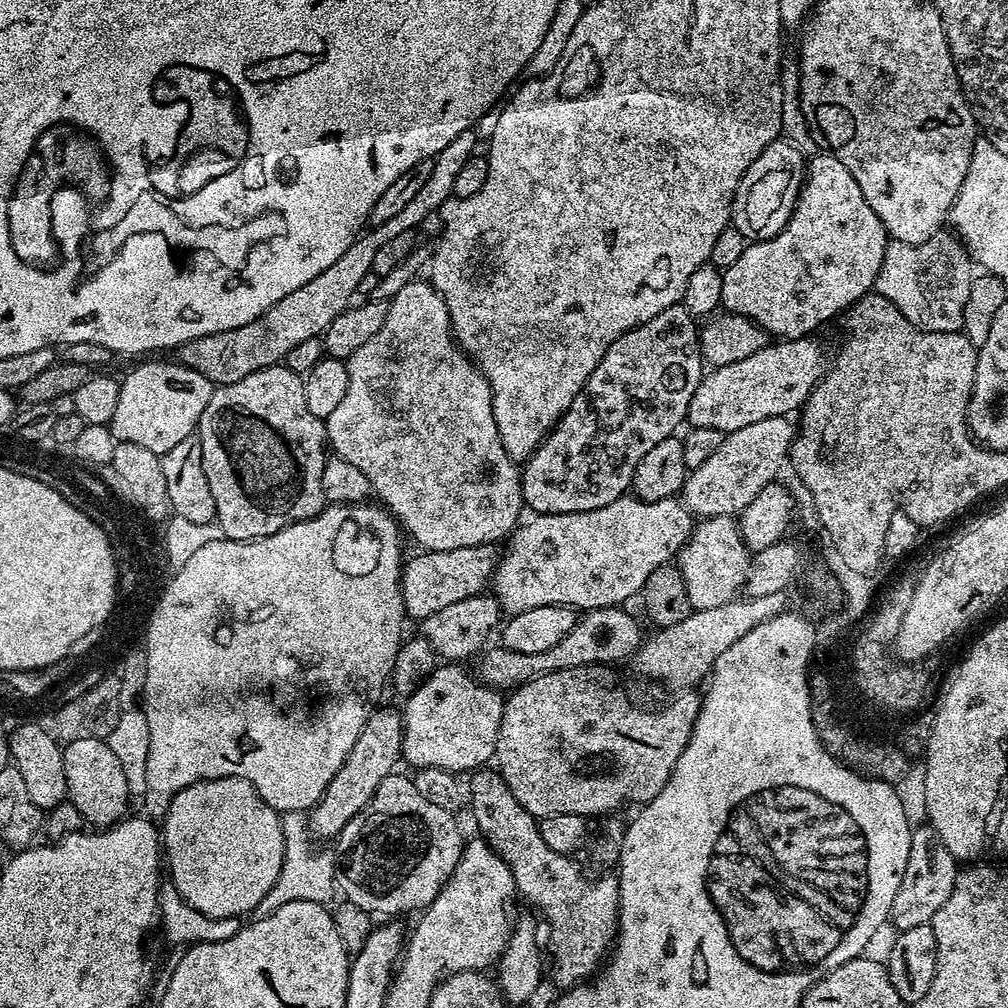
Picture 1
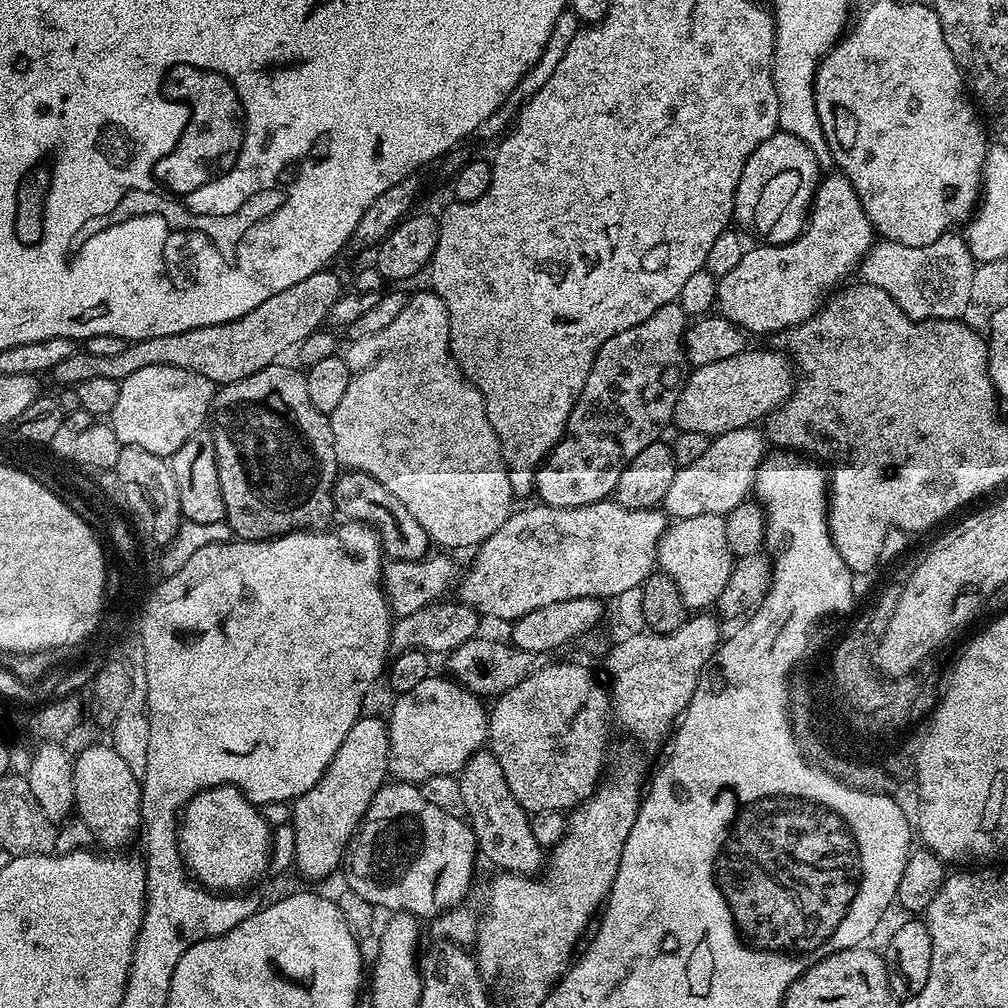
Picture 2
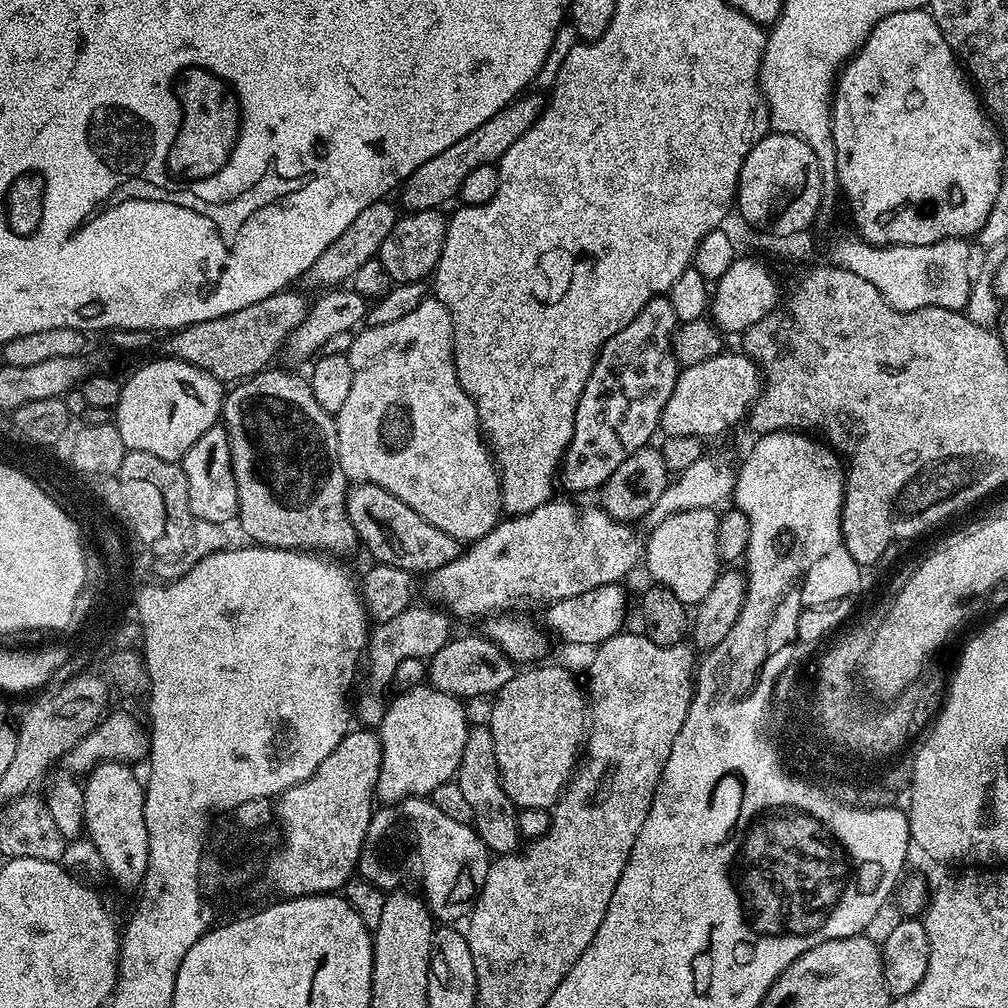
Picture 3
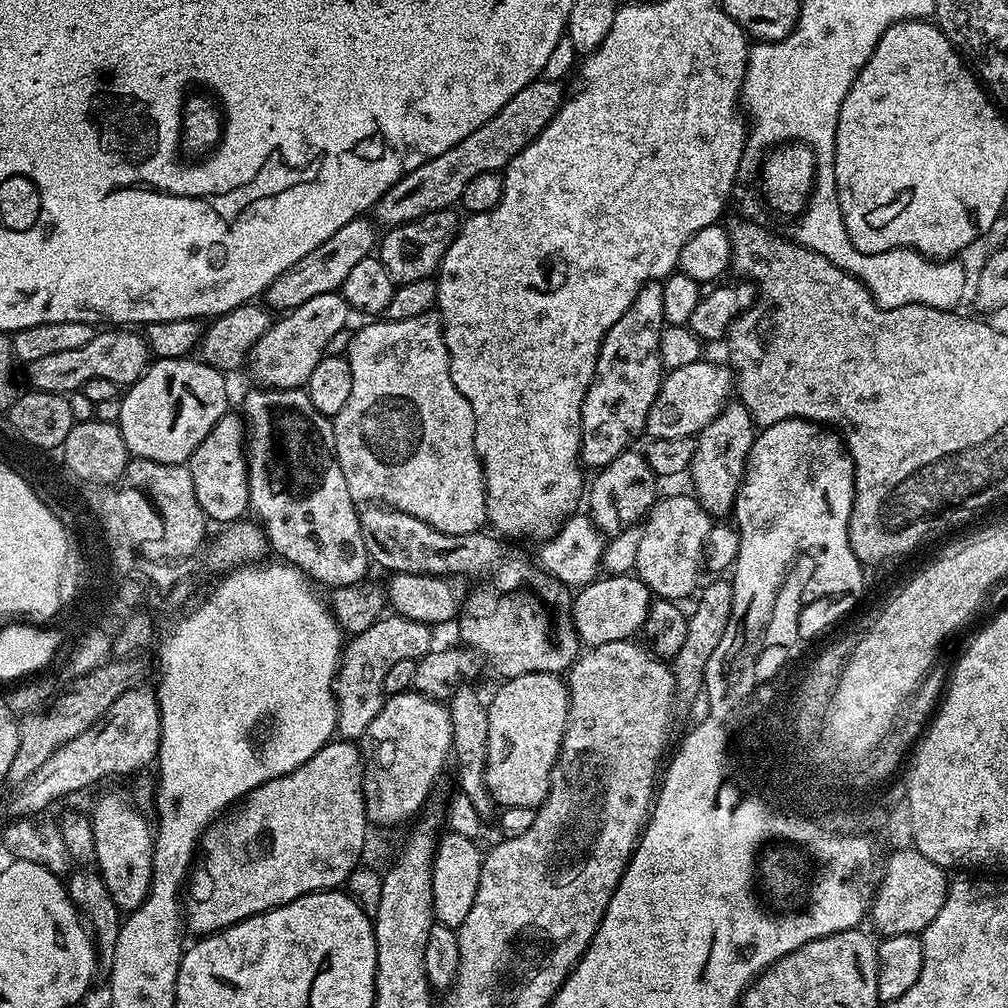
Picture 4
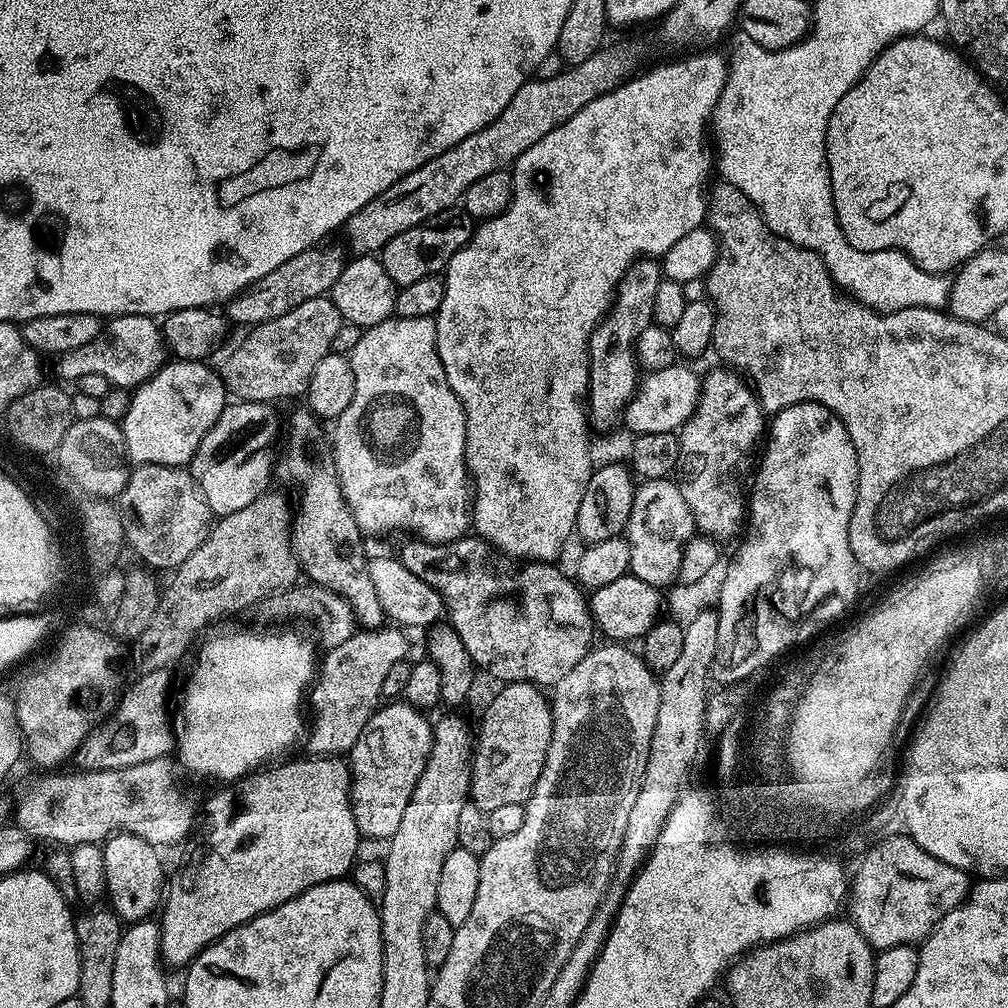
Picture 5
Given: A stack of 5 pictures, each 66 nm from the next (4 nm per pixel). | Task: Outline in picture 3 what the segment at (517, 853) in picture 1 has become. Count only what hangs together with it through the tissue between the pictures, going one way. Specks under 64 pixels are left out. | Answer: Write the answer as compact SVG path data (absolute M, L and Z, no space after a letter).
M469 727L466 746L462 746L462 758L454 782L462 790L466 803L470 805L471 825L488 847L489 853L507 854L517 851L522 837L516 821L517 805L500 779L500 767L496 761L497 751L498 740L492 735L491 727Z

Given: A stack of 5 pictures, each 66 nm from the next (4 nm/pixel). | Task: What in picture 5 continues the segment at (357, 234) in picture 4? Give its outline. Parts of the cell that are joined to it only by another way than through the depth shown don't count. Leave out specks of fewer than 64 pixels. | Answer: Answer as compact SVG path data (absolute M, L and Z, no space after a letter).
M321 242L314 248L302 250L302 254L294 254L290 262L282 262L278 270L270 270L266 278L258 278L250 287L233 296L226 304L227 319L233 325L255 326L274 318L282 318L282 314L294 310L294 306L302 306L302 302L310 302L310 298L328 296L350 261L350 256L344 253L342 245L328 243L332 242Z

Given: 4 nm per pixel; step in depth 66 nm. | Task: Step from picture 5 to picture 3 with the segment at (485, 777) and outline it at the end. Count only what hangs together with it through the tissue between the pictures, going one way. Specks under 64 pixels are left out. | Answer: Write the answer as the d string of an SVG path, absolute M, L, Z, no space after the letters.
M544 664L539 666L528 666L525 672L517 671L511 678L510 682L506 682L506 686L502 686L502 690L491 701L492 704L492 721L490 727L492 735L499 738L499 748L496 754L496 761L500 767L500 779L503 780L505 788L509 793L517 794L520 792L520 800L518 796L518 804L520 808L546 808L551 809L552 805L560 799L560 793L564 791L569 780L572 779L572 773L578 763L578 757L582 752L582 741L586 736L586 692L580 684L567 672L564 668L559 668L556 664Z

